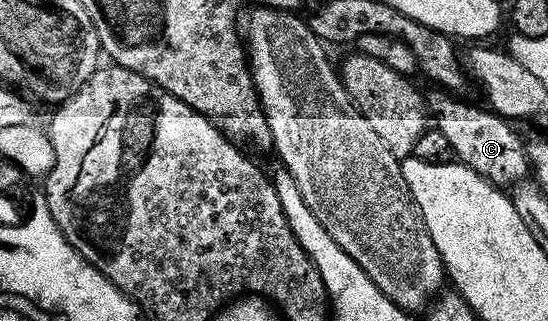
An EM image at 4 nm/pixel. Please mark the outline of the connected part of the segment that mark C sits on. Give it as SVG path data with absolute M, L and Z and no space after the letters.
M433 89L427 95L427 111L432 126L447 137L456 162L470 167L475 173L484 175L494 185L516 185L526 178L527 160L523 139L512 131L510 120L501 118L488 106L476 107L465 99L444 89Z

